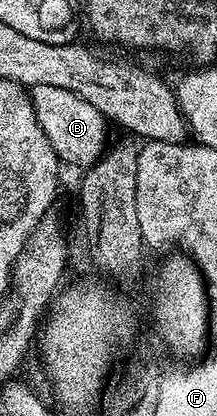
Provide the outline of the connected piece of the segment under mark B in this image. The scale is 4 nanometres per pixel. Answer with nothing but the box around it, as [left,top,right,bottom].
[31,84,107,168]

